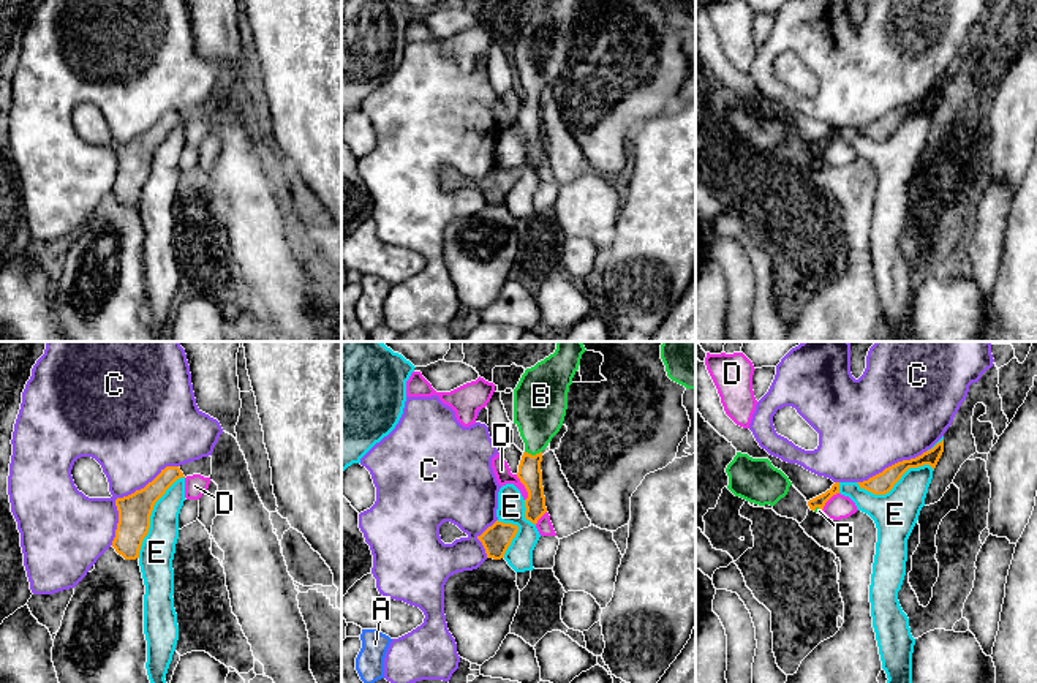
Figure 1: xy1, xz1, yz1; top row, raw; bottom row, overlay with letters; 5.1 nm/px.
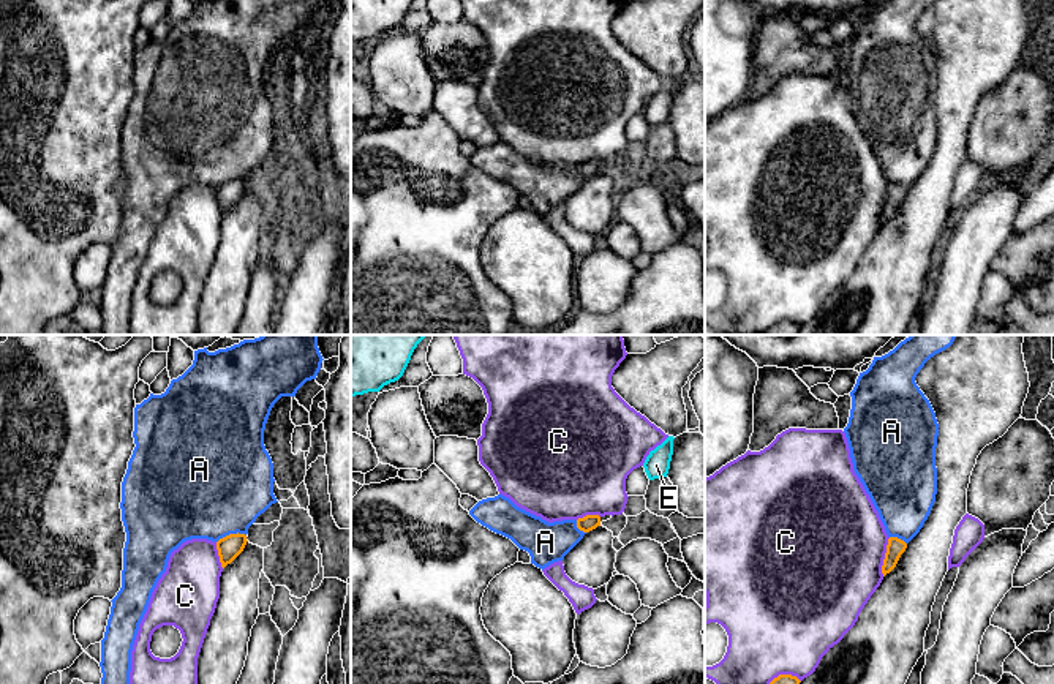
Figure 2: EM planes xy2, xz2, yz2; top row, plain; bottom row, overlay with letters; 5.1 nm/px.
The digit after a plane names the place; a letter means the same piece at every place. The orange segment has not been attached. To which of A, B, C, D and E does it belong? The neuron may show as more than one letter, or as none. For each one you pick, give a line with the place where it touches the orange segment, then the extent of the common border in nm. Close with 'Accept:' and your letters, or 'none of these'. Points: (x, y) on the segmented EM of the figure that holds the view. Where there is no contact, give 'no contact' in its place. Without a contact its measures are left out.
B: meets orange in xz1 at (533, 456); contact 90 nm long
Accept: B

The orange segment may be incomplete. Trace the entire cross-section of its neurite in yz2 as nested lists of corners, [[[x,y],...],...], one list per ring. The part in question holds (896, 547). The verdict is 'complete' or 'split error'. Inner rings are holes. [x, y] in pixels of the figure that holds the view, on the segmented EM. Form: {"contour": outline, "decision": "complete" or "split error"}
{"contour": [[[898,537],[888,539],[886,553],[885,553],[883,566],[882,566],[883,577],[896,567],[905,548],[907,548],[907,543],[904,540]]], "decision": "complete"}

